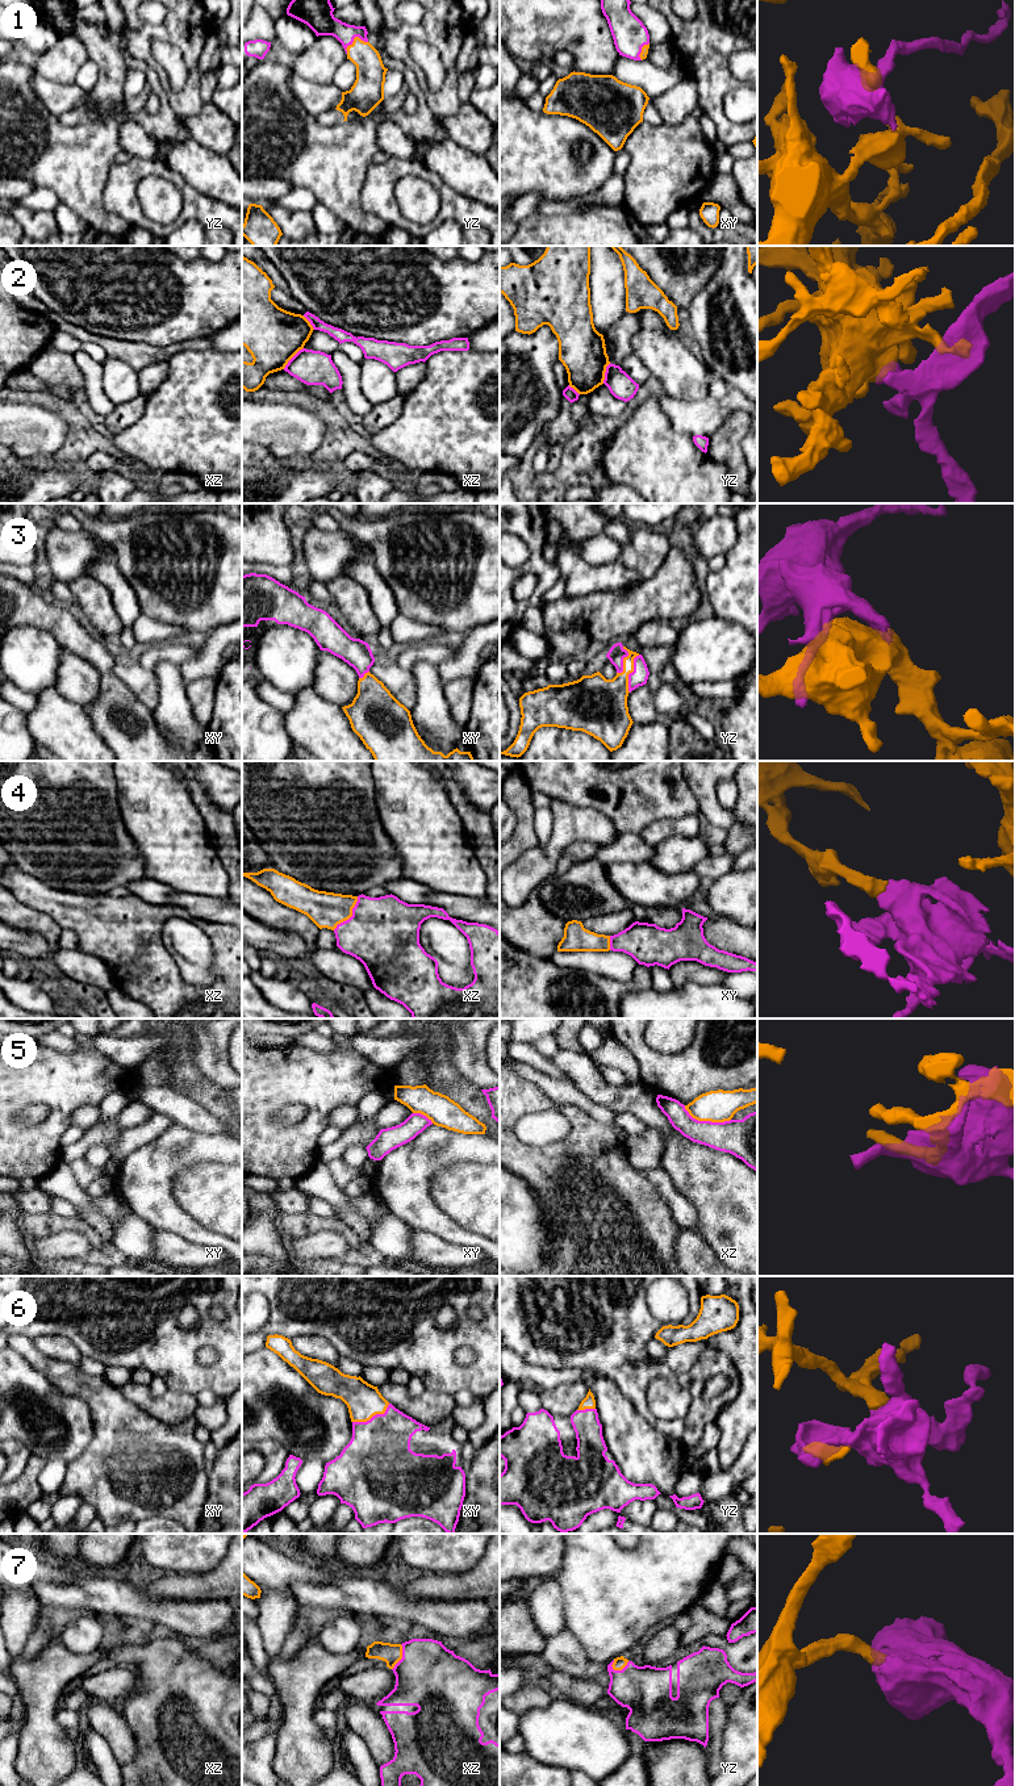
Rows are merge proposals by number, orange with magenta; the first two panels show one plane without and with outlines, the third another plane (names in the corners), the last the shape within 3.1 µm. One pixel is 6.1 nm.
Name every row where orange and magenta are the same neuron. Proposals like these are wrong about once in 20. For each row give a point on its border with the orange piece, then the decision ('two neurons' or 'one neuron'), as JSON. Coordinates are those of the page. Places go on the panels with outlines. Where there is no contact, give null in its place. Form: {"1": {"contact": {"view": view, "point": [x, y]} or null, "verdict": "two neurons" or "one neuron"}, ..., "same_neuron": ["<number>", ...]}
{"1": {"contact": {"view": "yz", "point": [354, 40]}, "verdict": "one neuron"}, "2": {"contact": {"view": "xz", "point": [292, 356]}, "verdict": "one neuron"}, "3": {"contact": {"view": "yz", "point": [630, 672]}, "verdict": "one neuron"}, "4": {"contact": {"view": "xz", "point": [351, 915]}, "verdict": "one neuron"}, "5": {"contact": {"view": "xz", "point": [706, 1120]}, "verdict": "two neurons"}, "6": {"contact": {"view": "xy", "point": [372, 1416]}, "verdict": "one neuron"}, "7": {"contact": {"view": "yz", "point": [619, 1669]}, "verdict": "one neuron"}, "same_neuron": ["1", "2", "3", "4", "6", "7"]}

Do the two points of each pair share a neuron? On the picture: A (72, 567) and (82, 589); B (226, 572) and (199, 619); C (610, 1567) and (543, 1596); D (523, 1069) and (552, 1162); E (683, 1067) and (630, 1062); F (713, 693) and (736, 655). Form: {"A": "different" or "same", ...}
{"A": "different", "B": "same", "C": "different", "D": "different", "E": "different", "F": "different"}

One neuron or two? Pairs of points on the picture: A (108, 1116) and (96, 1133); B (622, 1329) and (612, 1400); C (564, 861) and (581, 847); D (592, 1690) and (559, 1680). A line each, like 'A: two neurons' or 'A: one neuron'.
A: one neuron
B: two neurons
C: one neuron
D: one neuron

